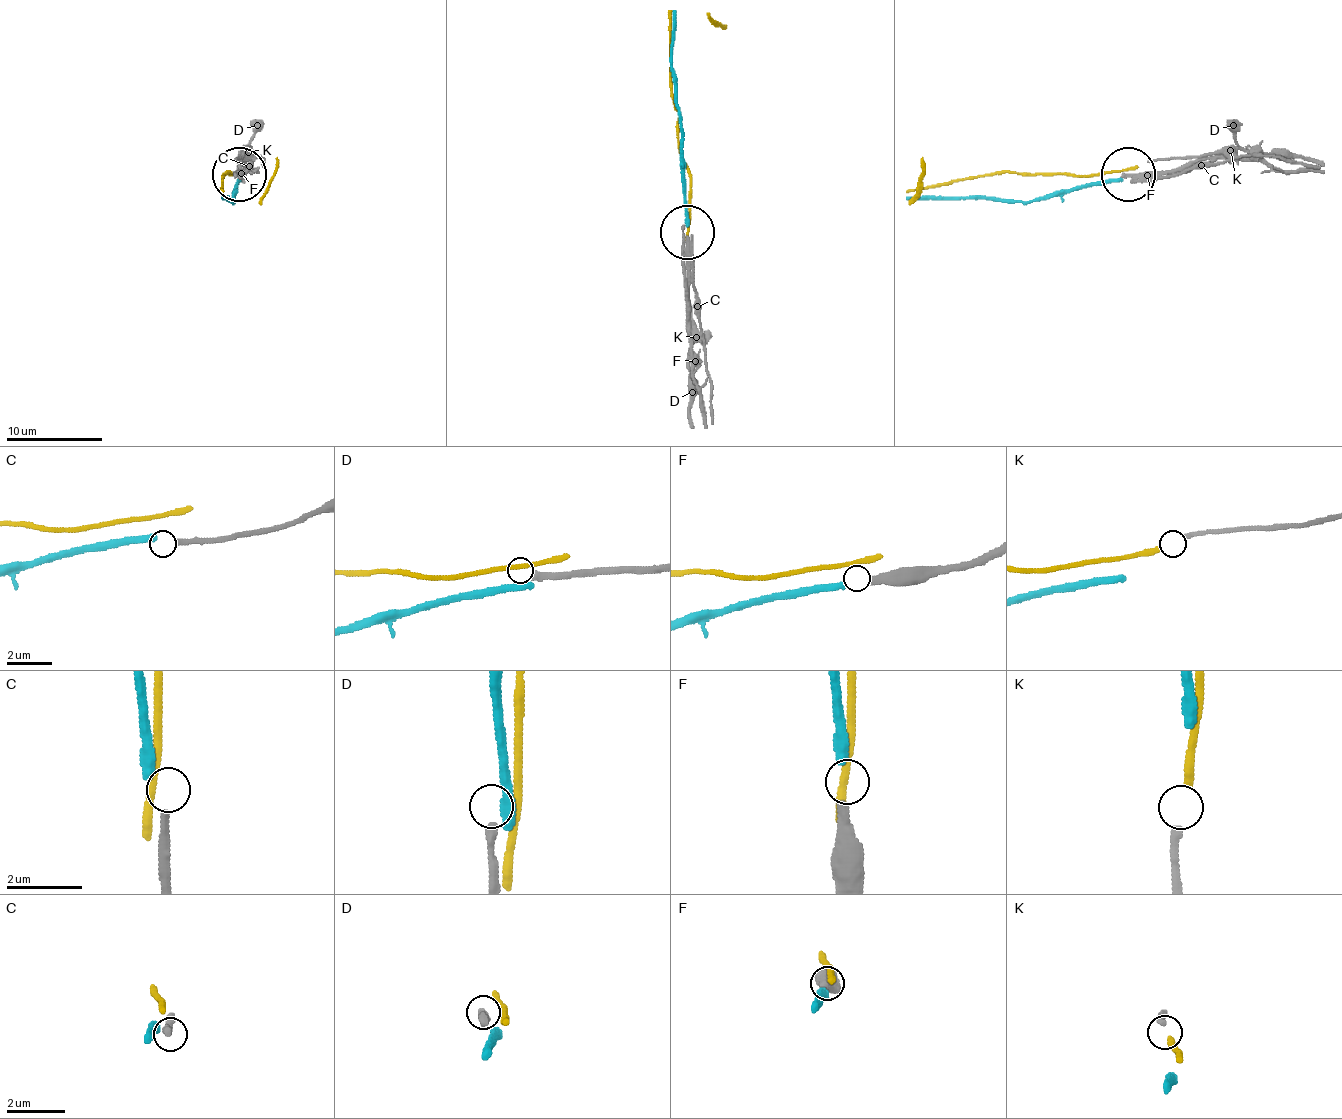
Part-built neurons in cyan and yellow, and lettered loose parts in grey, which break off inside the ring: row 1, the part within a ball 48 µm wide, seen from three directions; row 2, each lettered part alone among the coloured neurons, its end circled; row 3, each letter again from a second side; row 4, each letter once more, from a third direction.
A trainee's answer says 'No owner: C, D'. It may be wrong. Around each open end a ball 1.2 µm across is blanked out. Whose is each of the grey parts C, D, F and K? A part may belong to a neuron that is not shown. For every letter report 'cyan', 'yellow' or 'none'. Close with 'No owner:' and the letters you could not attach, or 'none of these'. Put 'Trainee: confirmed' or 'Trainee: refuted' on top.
Trainee: confirmed
C: none
D: none
F: cyan
K: yellow
No owner: C, D

